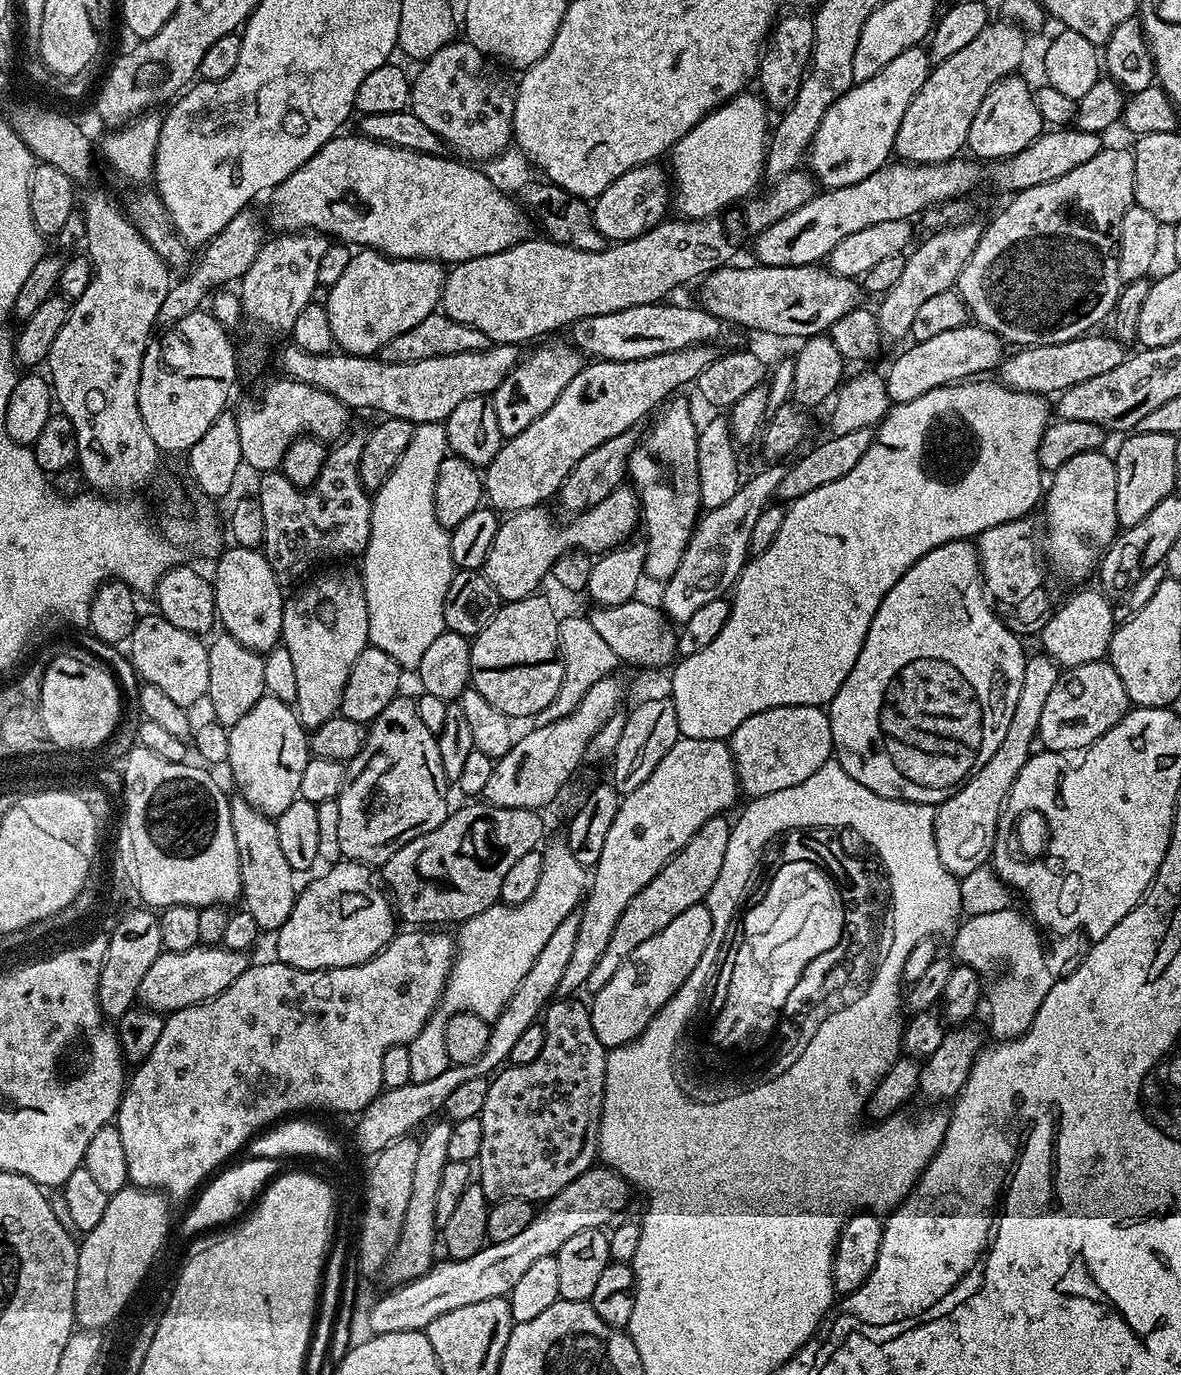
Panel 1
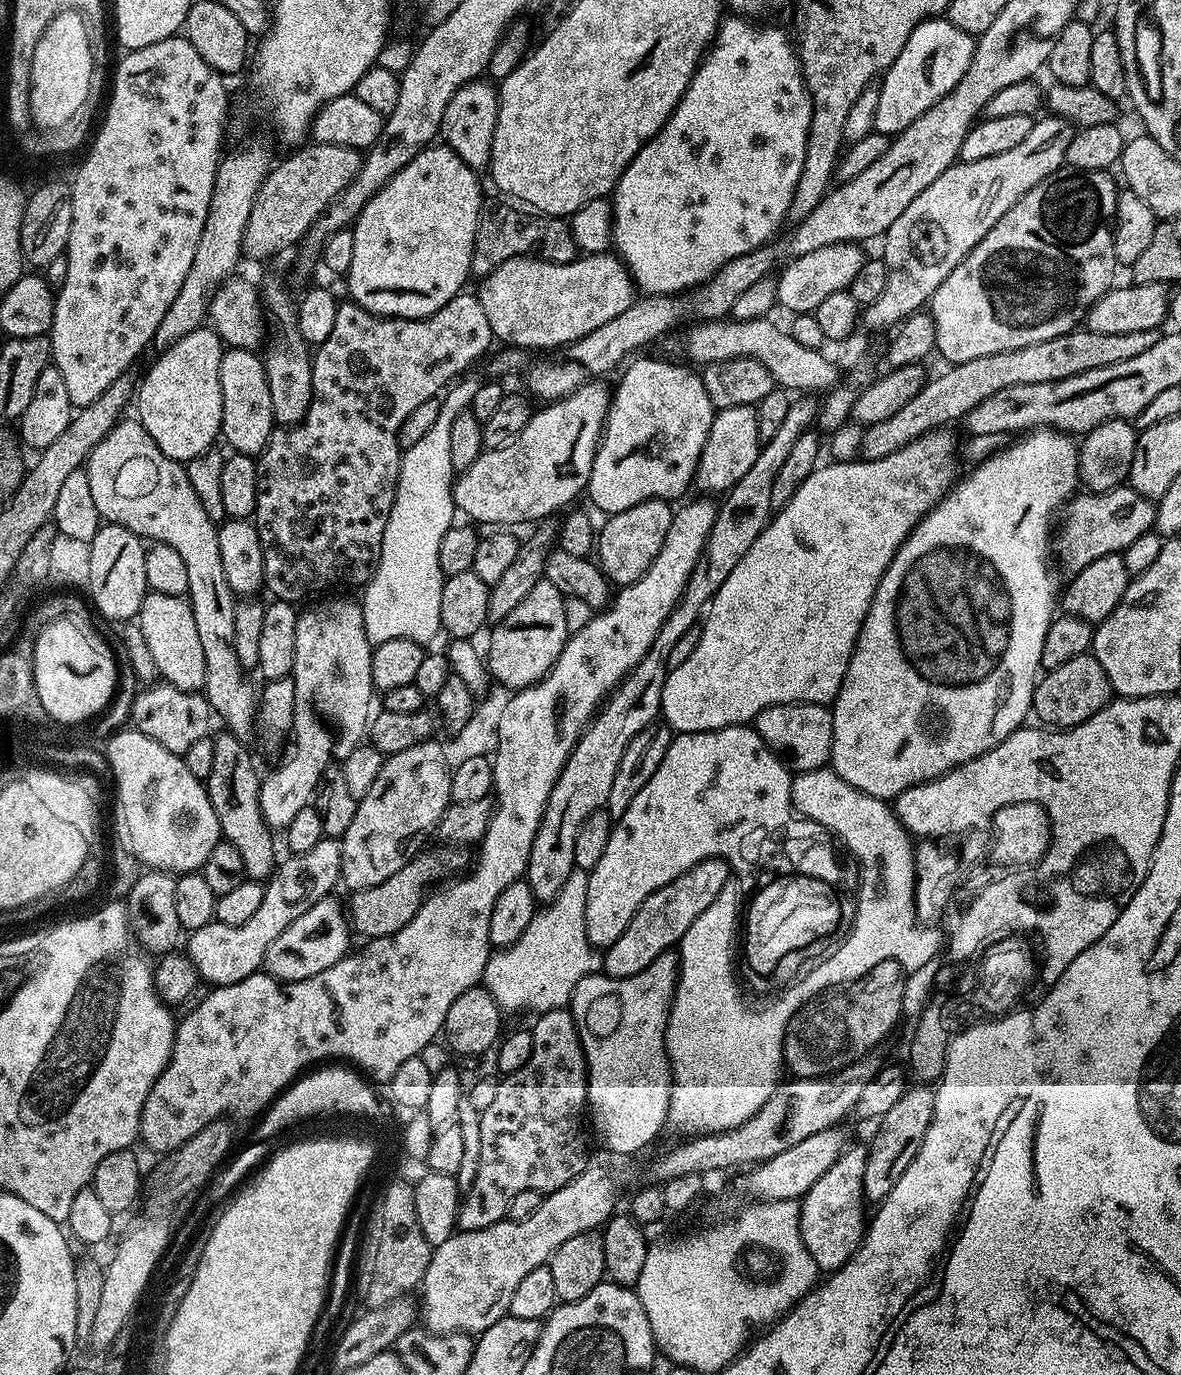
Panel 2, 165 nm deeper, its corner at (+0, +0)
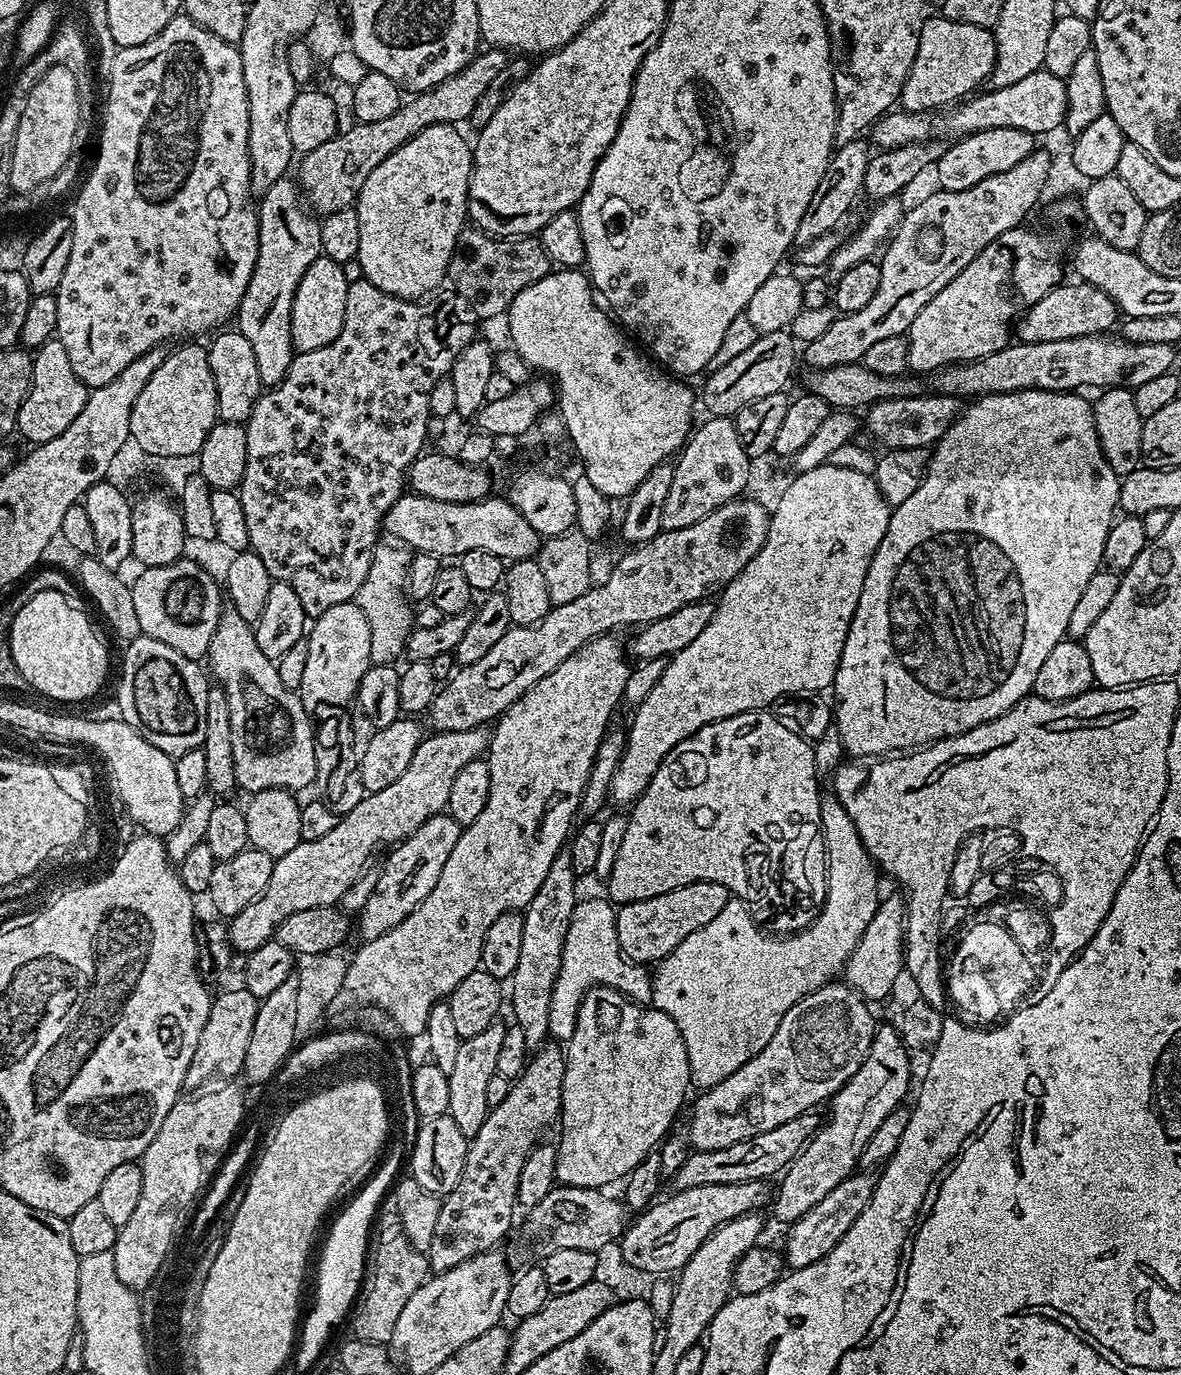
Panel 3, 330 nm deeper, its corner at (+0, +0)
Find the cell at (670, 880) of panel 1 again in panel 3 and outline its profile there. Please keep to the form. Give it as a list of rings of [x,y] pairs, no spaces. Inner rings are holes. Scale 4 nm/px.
[[[699,880],[686,886],[678,886],[678,890],[666,890],[666,894],[658,894],[654,898],[619,905],[616,908],[618,946],[622,946],[625,956],[633,964],[655,965],[665,960],[674,946],[682,942],[682,938],[694,934],[694,930],[712,921],[729,899],[730,893],[726,886]]]

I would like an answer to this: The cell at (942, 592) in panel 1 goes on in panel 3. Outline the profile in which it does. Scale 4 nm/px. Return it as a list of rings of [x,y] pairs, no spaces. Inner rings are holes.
[[[1023,389],[1021,392],[995,393],[992,396],[982,396],[971,401],[972,404],[963,409],[961,416],[958,417],[948,427],[940,443],[931,449],[930,459],[928,461],[928,471],[924,481],[906,498],[906,502],[895,505],[892,508],[892,517],[886,526],[886,534],[878,546],[878,550],[872,556],[872,561],[866,574],[866,582],[862,582],[862,594],[858,598],[858,610],[854,610],[854,618],[850,622],[848,637],[842,650],[840,665],[836,671],[836,682],[834,693],[834,730],[840,735],[840,744],[843,751],[849,752],[852,758],[880,758],[885,754],[900,754],[905,750],[915,750],[921,746],[932,744],[935,740],[945,740],[951,736],[962,734],[966,730],[974,730],[974,726],[982,726],[1010,710],[1023,700],[1025,696],[1032,692],[1034,678],[1038,678],[1038,669],[1041,668],[1042,662],[1046,662],[1050,650],[1058,646],[1058,642],[1068,636],[1068,623],[1070,622],[1070,613],[1074,611],[1074,606],[1078,603],[1078,597],[1082,595],[1082,589],[1086,587],[1086,582],[1095,572],[1101,571],[1104,563],[1104,547],[1106,546],[1106,534],[1110,534],[1114,523],[1112,511],[1117,511],[1120,502],[1120,485],[1121,477],[1117,476],[1114,470],[1110,470],[1110,462],[1102,454],[1102,446],[1098,442],[1098,430],[1094,426],[1094,414],[1092,413],[1092,404],[1090,400],[1077,394],[1075,391],[1066,392],[1048,392],[1046,389]]]

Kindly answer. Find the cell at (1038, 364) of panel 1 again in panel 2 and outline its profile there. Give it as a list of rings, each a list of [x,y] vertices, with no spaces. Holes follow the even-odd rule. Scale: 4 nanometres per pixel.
[[[1077,330],[1075,332],[1067,332],[1058,338],[1054,338],[1050,342],[1038,342],[1034,346],[1022,346],[1018,350],[1002,350],[1002,354],[990,354],[986,358],[970,358],[970,362],[962,362],[961,364],[954,364],[945,367],[945,372],[941,376],[936,376],[925,383],[922,390],[918,390],[918,394],[914,394],[914,398],[910,398],[910,402],[906,402],[906,406],[902,406],[890,418],[886,418],[882,422],[874,422],[864,428],[864,441],[860,443],[858,452],[865,460],[877,460],[878,458],[886,458],[890,454],[894,454],[898,450],[902,450],[902,446],[906,446],[910,442],[914,442],[919,436],[925,436],[928,432],[934,432],[948,426],[951,420],[956,422],[963,421],[968,412],[978,406],[978,402],[982,402],[985,398],[990,398],[990,394],[996,394],[998,390],[1006,390],[1006,386],[1022,386],[1022,383],[1029,382],[1058,382],[1062,378],[1074,378],[1074,374],[1082,374],[1086,370],[1098,370],[1098,366],[1114,366],[1114,362],[1127,362],[1129,358],[1138,358],[1138,354],[1143,354],[1146,350],[1150,350],[1150,346],[1154,346],[1154,342],[1160,340],[1161,333],[1159,331],[1151,332],[1150,330],[1142,330],[1134,334],[1098,334],[1097,332],[1090,332],[1087,330]]]

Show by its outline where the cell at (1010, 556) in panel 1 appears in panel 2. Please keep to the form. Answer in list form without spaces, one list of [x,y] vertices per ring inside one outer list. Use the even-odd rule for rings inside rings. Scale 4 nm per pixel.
[[[1130,486],[1111,488],[1105,492],[1077,494],[1067,501],[1063,509],[1064,521],[1058,524],[1060,560],[1068,574],[1080,572],[1090,562],[1106,558],[1106,554],[1121,554],[1130,542],[1142,538],[1142,534],[1153,531],[1156,522],[1156,506],[1150,499]]]

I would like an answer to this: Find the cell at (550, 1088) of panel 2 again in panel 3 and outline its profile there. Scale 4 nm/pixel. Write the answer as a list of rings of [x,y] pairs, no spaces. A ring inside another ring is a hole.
[[[548,1042],[535,1049],[524,1066],[524,1072],[517,1080],[512,1081],[512,1089],[498,1102],[498,1106],[489,1111],[486,1122],[482,1122],[482,1130],[471,1137],[466,1162],[462,1166],[462,1178],[458,1178],[458,1186],[443,1197],[438,1210],[438,1222],[434,1229],[434,1238],[427,1250],[428,1266],[433,1273],[454,1270],[466,1258],[474,1258],[474,1254],[493,1251],[496,1244],[512,1228],[512,1219],[518,1213],[516,1195],[518,1194],[518,1177],[522,1175],[522,1166],[526,1166],[526,1158],[545,1139],[544,1131],[557,1123],[562,1106],[562,1078],[566,1074],[566,1052],[559,1043]]]

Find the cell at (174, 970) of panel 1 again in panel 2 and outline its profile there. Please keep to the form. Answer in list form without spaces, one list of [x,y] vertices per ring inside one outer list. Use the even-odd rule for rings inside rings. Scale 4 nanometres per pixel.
[[[322,839],[318,842],[318,846],[314,846],[314,850],[298,852],[287,858],[289,860],[281,859],[277,863],[270,879],[264,884],[262,906],[258,906],[258,911],[247,922],[242,922],[242,926],[226,926],[213,922],[194,930],[187,937],[189,940],[186,954],[196,968],[197,977],[203,983],[205,980],[208,986],[233,984],[234,982],[242,982],[246,977],[261,971],[264,968],[266,954],[270,950],[271,944],[274,943],[274,938],[278,938],[278,934],[282,934],[282,930],[286,930],[286,926],[290,926],[290,922],[294,922],[294,918],[302,918],[302,914],[306,914],[306,910],[310,910],[310,906],[314,906],[314,902],[325,899],[331,893],[328,891],[340,880],[339,839]]]

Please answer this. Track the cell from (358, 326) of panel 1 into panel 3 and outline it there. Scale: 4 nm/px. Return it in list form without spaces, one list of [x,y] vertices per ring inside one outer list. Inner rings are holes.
[[[451,124],[426,126],[426,130],[422,130],[414,138],[410,138],[410,142],[398,146],[398,150],[394,150],[394,154],[390,154],[390,158],[386,158],[386,162],[382,162],[382,166],[377,166],[371,172],[370,178],[366,178],[366,182],[358,194],[354,205],[358,214],[358,254],[356,259],[361,262],[364,271],[363,279],[370,281],[374,286],[378,286],[378,290],[382,290],[386,294],[397,296],[403,300],[419,301],[421,298],[435,293],[439,289],[436,287],[440,283],[445,283],[448,275],[448,263],[456,249],[460,232],[465,228],[468,220],[468,187],[470,186],[470,174],[472,173],[473,145],[469,141],[468,144],[464,141],[464,136],[460,131],[459,127]]]

